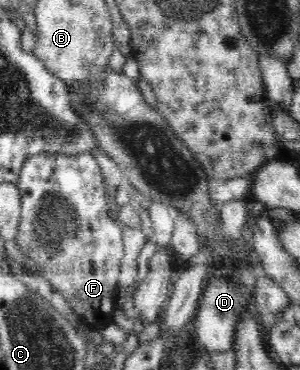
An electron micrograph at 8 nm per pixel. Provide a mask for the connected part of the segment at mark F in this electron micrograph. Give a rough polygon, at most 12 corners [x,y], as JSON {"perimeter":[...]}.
{"perimeter":[[35,154],[16,239],[88,331],[114,324],[123,233],[91,154]]}

